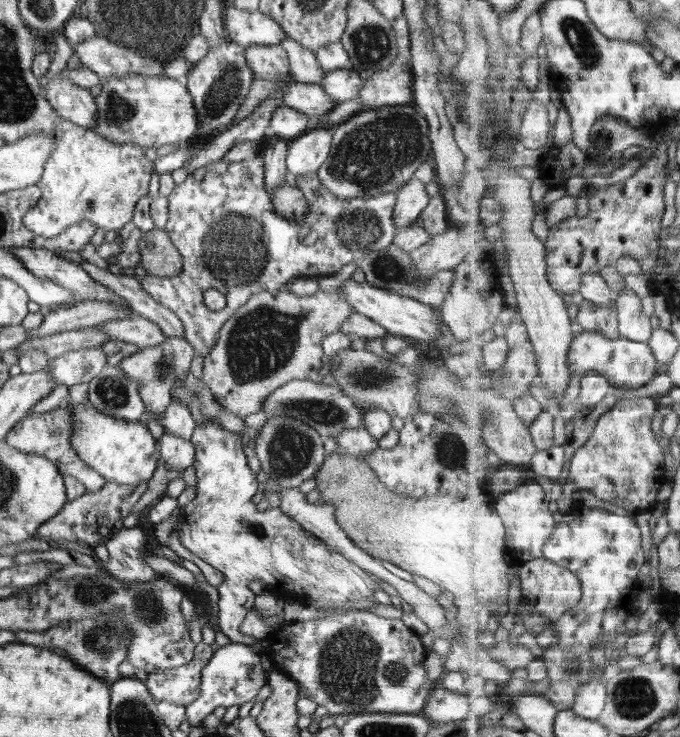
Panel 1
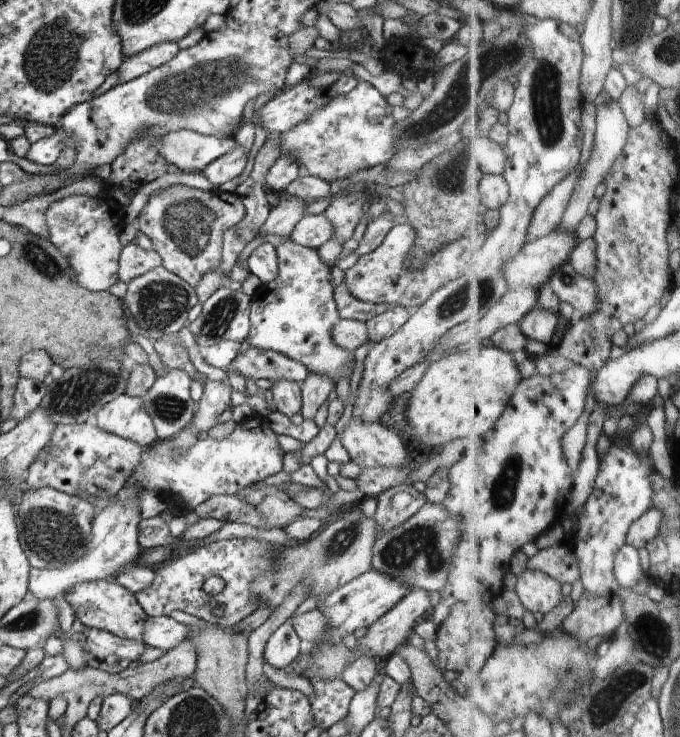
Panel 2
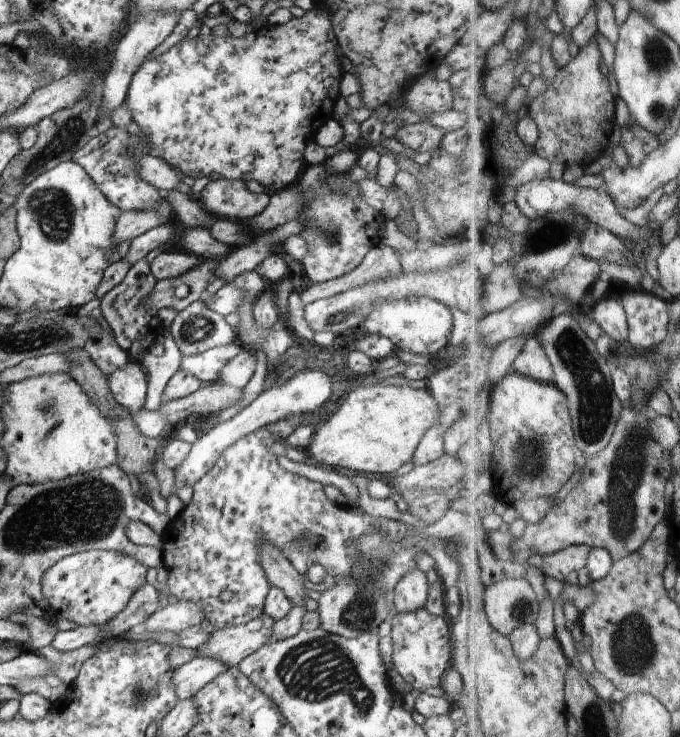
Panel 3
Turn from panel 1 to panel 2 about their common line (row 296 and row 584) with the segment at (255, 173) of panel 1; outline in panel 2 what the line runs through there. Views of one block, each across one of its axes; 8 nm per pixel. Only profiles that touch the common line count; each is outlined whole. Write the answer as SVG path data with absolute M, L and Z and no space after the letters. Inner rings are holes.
M224 539L204 546L192 546L157 566L152 584L135 593L135 597L148 617L169 616L174 610L182 610L210 625L232 627L257 608L256 596L249 589L251 582L257 573L275 566L278 548L253 539ZM212 575L220 576L226 582L223 592L215 597L206 595L202 589L204 581Z

